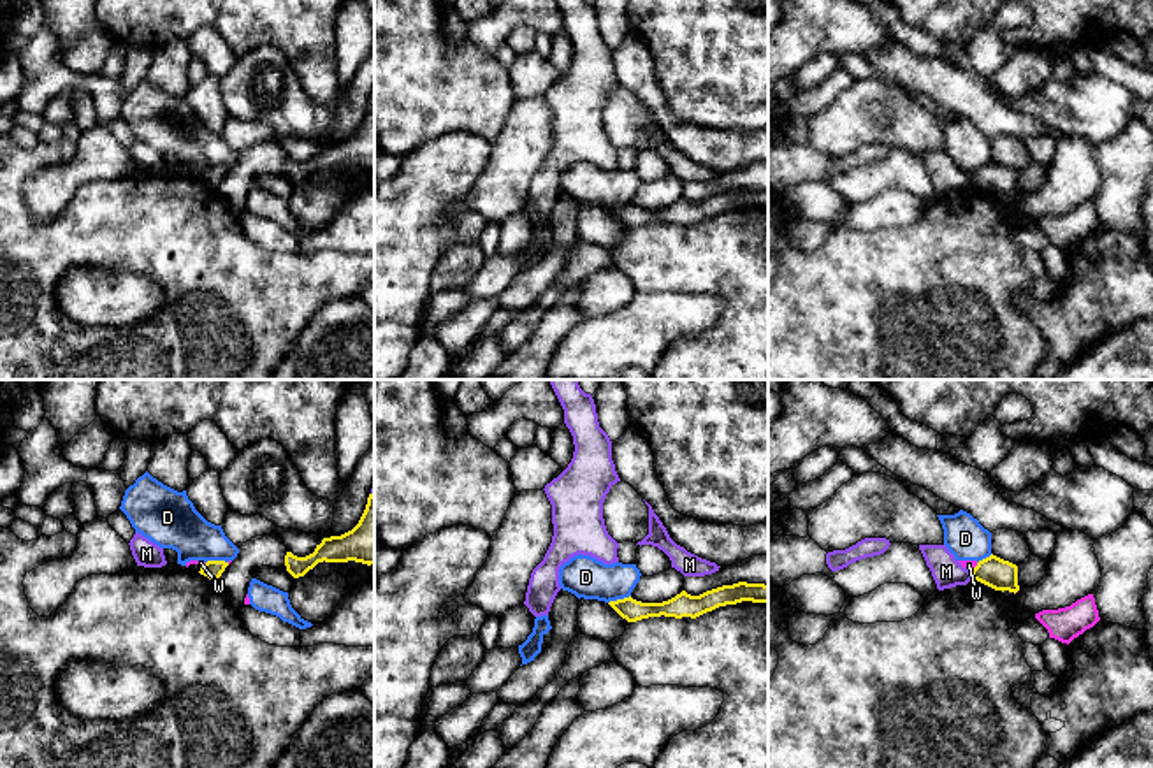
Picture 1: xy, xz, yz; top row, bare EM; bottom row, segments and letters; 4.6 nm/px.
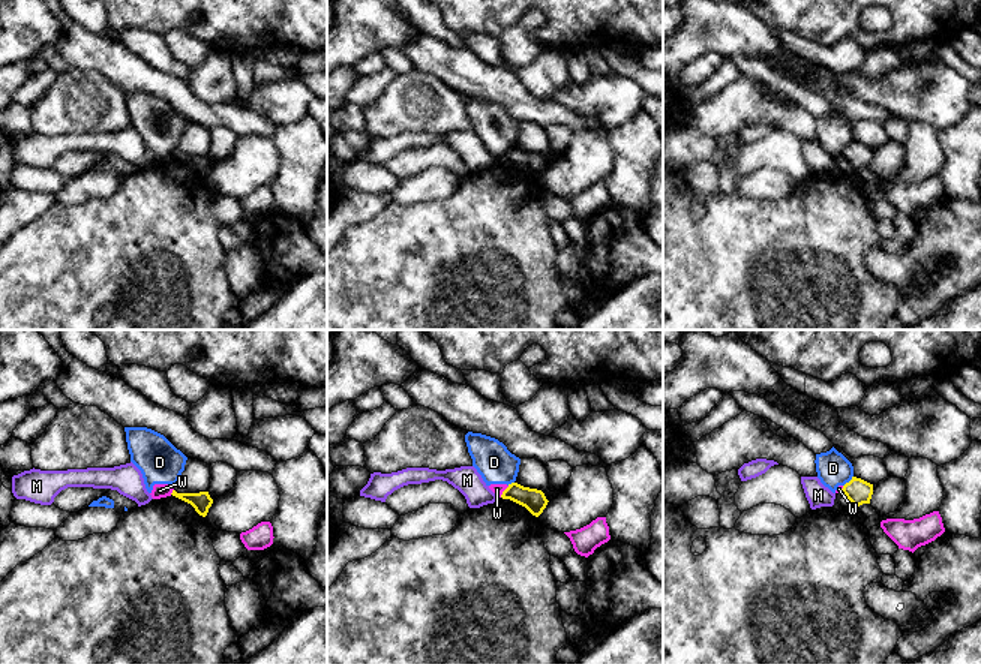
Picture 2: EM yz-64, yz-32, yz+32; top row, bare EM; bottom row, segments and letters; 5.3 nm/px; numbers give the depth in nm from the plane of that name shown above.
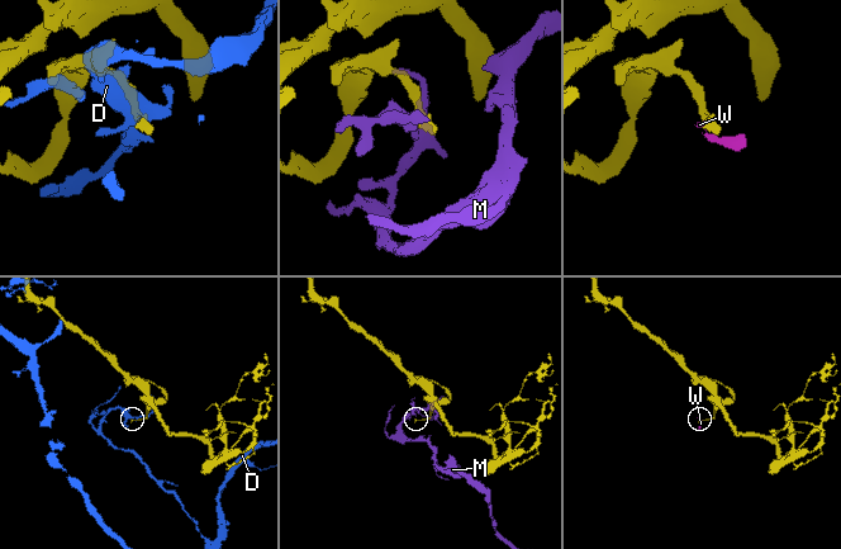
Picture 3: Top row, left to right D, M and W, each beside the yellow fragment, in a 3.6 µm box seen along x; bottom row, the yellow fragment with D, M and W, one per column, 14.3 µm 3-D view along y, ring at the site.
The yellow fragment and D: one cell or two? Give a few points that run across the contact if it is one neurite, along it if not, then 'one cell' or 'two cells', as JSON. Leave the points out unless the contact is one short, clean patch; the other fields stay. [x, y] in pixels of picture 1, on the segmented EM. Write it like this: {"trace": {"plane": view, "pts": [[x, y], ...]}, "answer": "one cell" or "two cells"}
{"trace": {"plane": "xy", "pts": [[227, 561], [206, 563]]}, "answer": "two cells"}

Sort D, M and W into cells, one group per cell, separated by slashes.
D W / M

